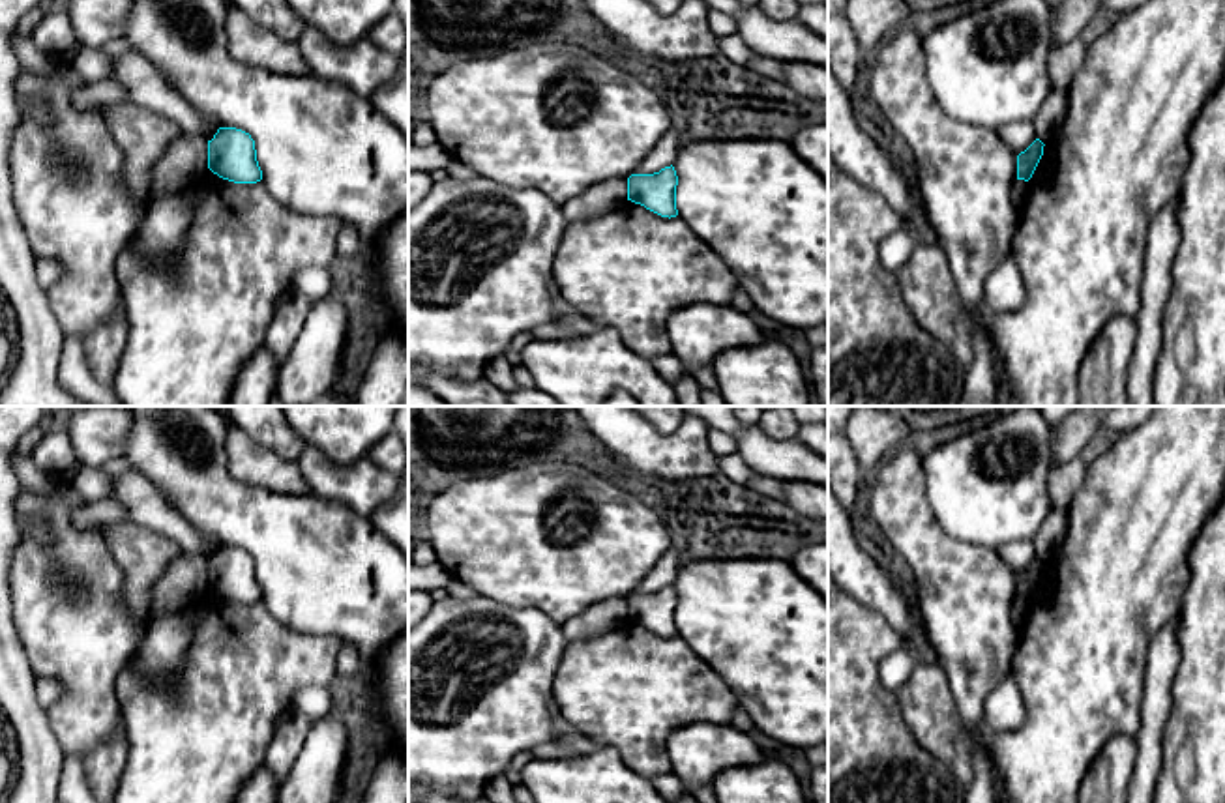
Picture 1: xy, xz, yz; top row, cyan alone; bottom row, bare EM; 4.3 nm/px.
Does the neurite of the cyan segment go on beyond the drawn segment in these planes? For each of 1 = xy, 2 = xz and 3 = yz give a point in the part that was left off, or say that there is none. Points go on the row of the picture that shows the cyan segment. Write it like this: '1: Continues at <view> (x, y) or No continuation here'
1: No continuation here
2: No continuation here
3: No continuation here

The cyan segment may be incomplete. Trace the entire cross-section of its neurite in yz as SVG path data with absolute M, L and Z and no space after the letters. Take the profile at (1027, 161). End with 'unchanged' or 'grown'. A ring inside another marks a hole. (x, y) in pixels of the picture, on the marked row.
M1036 139L1025 152L1017 155L1017 180L1028 182L1043 155L1043 142Z; unchanged

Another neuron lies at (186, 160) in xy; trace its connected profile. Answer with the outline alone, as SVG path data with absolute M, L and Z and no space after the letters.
M182 133L152 167L152 191L172 193L193 185L208 170L208 140Z

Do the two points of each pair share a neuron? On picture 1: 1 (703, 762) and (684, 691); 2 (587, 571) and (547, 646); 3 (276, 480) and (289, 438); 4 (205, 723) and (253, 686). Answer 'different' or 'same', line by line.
1: different
2: different
3: different
4: same

